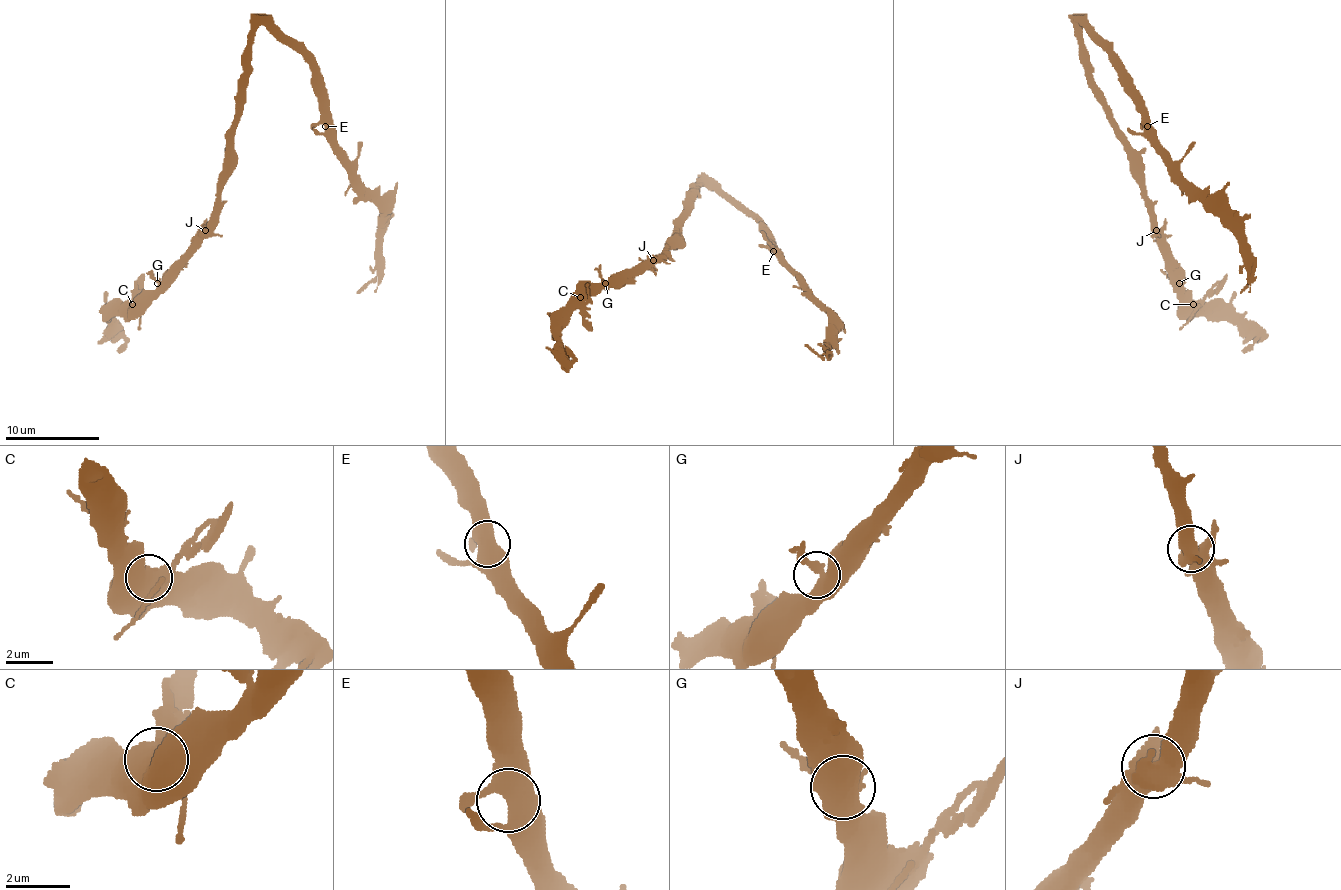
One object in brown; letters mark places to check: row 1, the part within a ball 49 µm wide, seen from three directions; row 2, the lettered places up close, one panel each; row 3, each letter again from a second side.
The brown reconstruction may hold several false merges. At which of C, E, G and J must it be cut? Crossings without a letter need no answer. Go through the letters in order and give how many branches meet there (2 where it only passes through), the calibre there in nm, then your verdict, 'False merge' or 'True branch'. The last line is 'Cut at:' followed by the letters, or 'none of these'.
C: Branches: 3. Thickness 480 nm. True branch
E: Branches: 4. Thickness 480 nm. True branch
G: Branches: 2. Thickness 280 nm. True branch
J: Branches: 4. Thickness 550 nm. True branch
Cut at: none of these

